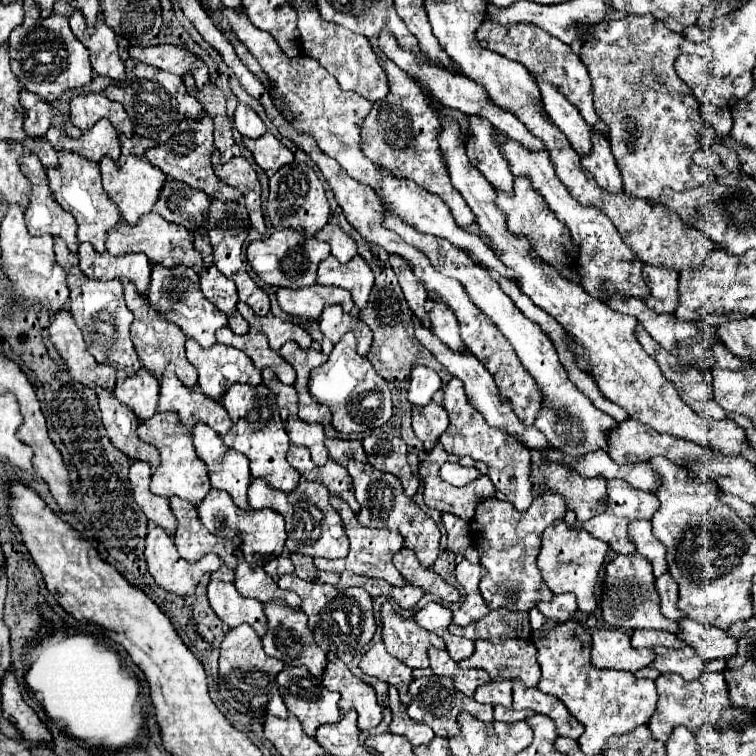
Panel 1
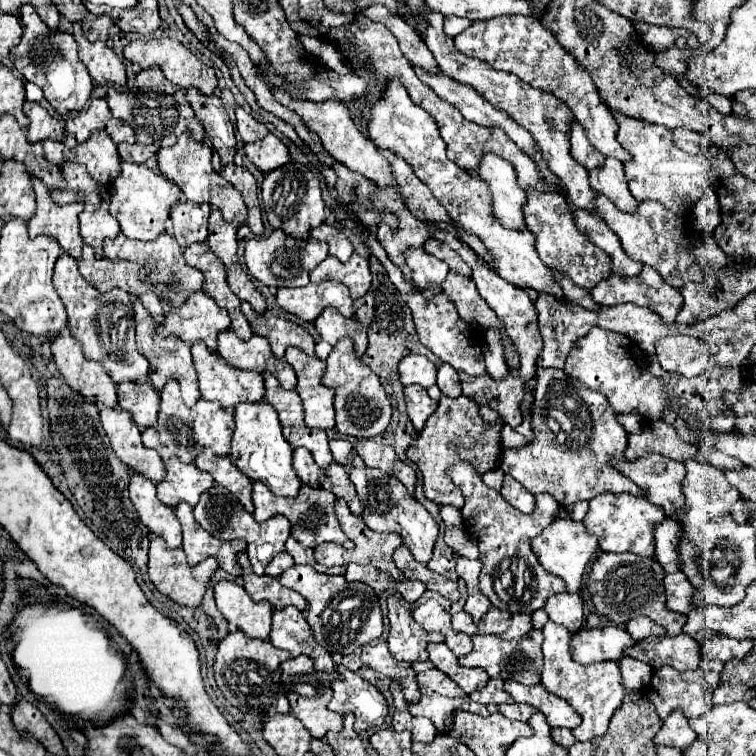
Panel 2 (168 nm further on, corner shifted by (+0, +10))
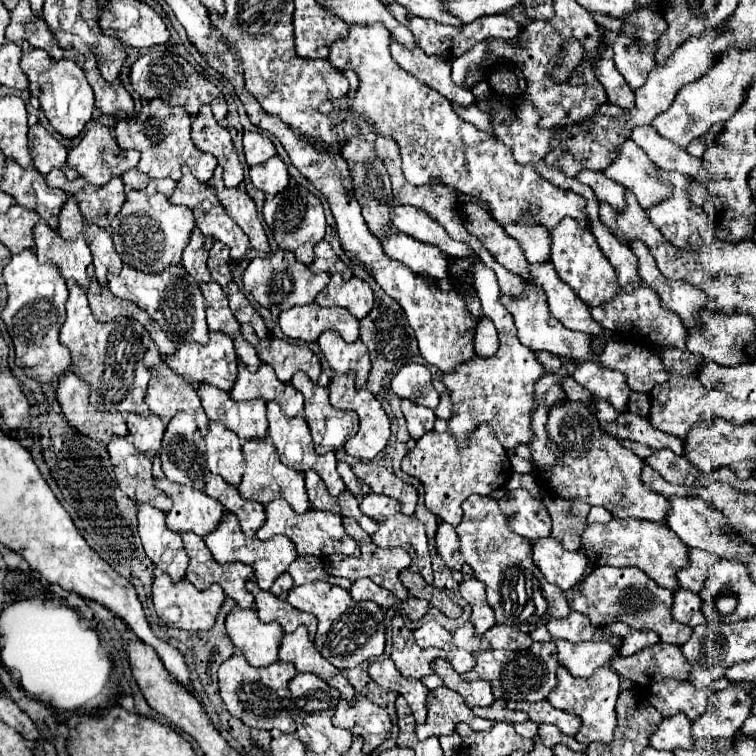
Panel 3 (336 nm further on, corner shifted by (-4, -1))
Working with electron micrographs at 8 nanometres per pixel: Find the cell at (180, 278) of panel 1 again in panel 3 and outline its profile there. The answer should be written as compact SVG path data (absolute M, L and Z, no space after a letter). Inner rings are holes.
M211 331L211 339L207 345L199 347L199 345L193 345L193 343L183 343L175 355L167 357L165 363L181 377L185 377L189 383L209 383L209 385L215 385L223 391L231 391L235 379L237 379L237 355L235 355L235 349L231 345L231 339L229 335L219 335L219 333L213 333Z

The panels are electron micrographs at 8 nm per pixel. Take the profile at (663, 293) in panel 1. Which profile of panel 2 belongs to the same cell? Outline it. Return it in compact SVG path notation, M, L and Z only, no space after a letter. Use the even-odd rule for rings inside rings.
M643 268L639 272L639 276L635 276L631 282L627 282L627 278L623 276L609 276L607 280L599 282L593 290L593 300L597 304L603 304L603 306L613 306L613 304L619 304L619 302L633 302L637 306L647 306L651 308L653 312L657 312L659 316L663 316L663 320L667 320L669 324L675 322L675 316L679 312L679 308L683 306L683 296L679 290L675 290L673 286L669 286L661 276L659 272L655 272L653 268Z

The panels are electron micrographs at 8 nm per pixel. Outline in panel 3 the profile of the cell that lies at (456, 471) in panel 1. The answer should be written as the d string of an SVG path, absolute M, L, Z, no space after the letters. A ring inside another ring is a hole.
M471 495L463 503L463 511L463 521L455 527L459 551L471 565L473 575L487 585L487 603L495 611L497 623L531 633L549 619L563 619L571 613L567 597L559 587L545 581L531 559L531 543L507 527L507 519L495 499Z

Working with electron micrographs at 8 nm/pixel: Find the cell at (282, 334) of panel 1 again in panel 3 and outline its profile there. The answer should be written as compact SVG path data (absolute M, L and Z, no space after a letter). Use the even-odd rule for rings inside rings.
M243 323L241 325L241 335L257 349L257 355L261 363L267 363L275 369L277 377L281 383L291 383L291 377L297 371L305 371L313 383L319 381L321 375L321 363L313 351L307 347L295 345L285 339L277 337L267 337L267 339L257 339L255 331L251 325Z

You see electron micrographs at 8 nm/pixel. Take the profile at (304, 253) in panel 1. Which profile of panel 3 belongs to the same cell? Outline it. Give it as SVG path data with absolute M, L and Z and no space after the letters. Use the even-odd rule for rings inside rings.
M275 251L269 257L263 259L253 259L249 267L243 273L243 287L247 293L253 295L253 299L261 305L267 307L273 315L291 309L295 305L309 305L315 301L315 297L327 287L329 275L327 273L311 273L307 265L295 259L291 251Z

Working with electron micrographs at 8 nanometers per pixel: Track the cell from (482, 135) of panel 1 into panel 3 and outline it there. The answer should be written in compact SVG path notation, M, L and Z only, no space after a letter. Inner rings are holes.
M517 223L505 227L507 235L519 241L519 245L525 251L525 257L531 265L549 261L549 249L551 249L551 235L545 227L517 227Z

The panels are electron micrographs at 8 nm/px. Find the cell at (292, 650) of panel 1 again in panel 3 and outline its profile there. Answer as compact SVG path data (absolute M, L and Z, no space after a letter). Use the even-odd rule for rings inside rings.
M297 627L295 633L285 633L279 649L279 659L285 663L293 663L299 673L315 673L325 683L333 685L341 671L333 667L311 643L307 629Z

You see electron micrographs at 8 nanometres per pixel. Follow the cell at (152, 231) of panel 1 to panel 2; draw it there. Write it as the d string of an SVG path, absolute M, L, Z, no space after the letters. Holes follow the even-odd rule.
M161 232L159 238L151 240L151 242L129 240L127 236L119 234L113 240L105 240L103 248L105 248L105 256L109 260L135 260L135 262L143 264L149 270L149 280L155 288L155 294L159 294L161 302L165 302L167 306L169 304L171 306L183 304L183 300L187 298L187 292L201 290L201 286L203 286L203 274L185 262L181 246L177 244L177 240L169 232ZM169 284L181 284L181 286L169 286Z

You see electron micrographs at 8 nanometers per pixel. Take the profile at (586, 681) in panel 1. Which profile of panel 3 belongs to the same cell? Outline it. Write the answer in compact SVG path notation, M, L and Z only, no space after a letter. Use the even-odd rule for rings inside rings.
M607 665L597 669L597 671L593 671L593 675L587 677L587 679L573 677L571 673L567 673L565 667L559 667L557 669L557 685L547 695L547 701L555 709L563 709L567 713L575 713L575 715L579 715L583 719L583 725L581 725L579 733L575 735L575 739L579 743L587 743L589 745L593 741L603 741L603 743L611 743L613 741L613 729L617 725L617 717L615 717L617 695L619 695L619 675Z

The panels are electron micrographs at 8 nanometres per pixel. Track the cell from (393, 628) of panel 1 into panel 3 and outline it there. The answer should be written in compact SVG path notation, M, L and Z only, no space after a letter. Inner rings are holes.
M401 615L393 617L391 627L393 627L391 659L403 677L423 679L433 673L431 669L433 659L439 657L445 659L445 651L439 651L437 647L429 647L429 649L419 647L413 639L413 633L405 627L405 619Z

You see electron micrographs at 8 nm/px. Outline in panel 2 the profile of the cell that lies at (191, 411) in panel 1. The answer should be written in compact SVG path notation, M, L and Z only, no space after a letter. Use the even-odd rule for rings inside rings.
M169 378L167 384L163 386L161 392L161 408L159 408L159 420L157 420L157 430L159 436L163 440L163 444L171 446L175 450L175 454L181 460L193 462L195 456L199 454L201 446L209 446L215 454L225 456L229 454L229 446L231 446L231 436L233 436L233 412L223 408L217 402L205 402L203 398L199 398L195 402L195 406L187 408L181 400L181 392L179 392L179 384L177 380Z

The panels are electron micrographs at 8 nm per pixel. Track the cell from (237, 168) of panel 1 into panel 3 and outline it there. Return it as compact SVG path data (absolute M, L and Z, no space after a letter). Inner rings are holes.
M215 173L215 177L211 179L211 185L215 187L217 191L217 197L221 201L221 205L225 207L227 215L247 233L249 237L249 243L253 249L257 251L265 251L269 253L269 241L267 241L267 235L265 235L265 229L257 217L257 209L255 209L255 203L253 199L245 193L243 187L237 187L237 189L227 189L219 175Z

